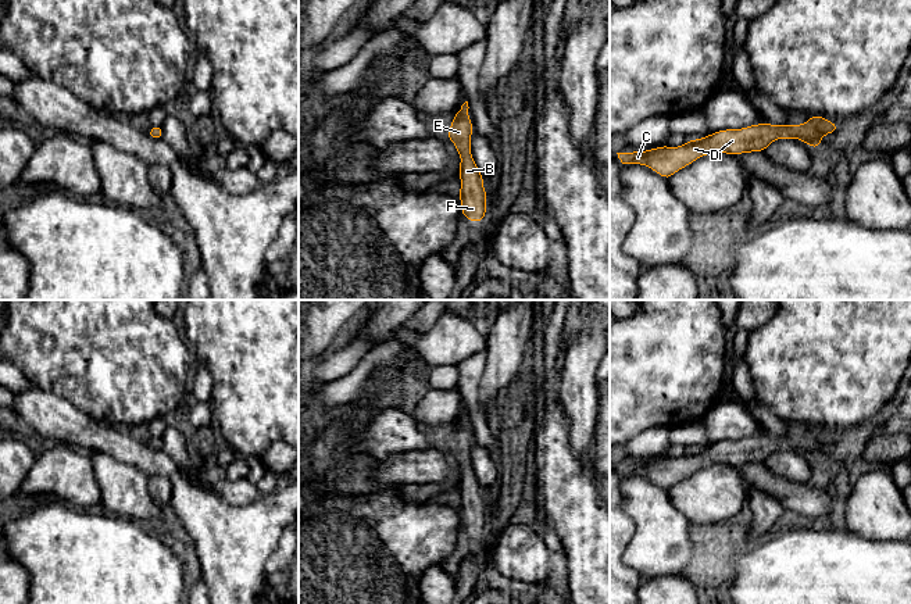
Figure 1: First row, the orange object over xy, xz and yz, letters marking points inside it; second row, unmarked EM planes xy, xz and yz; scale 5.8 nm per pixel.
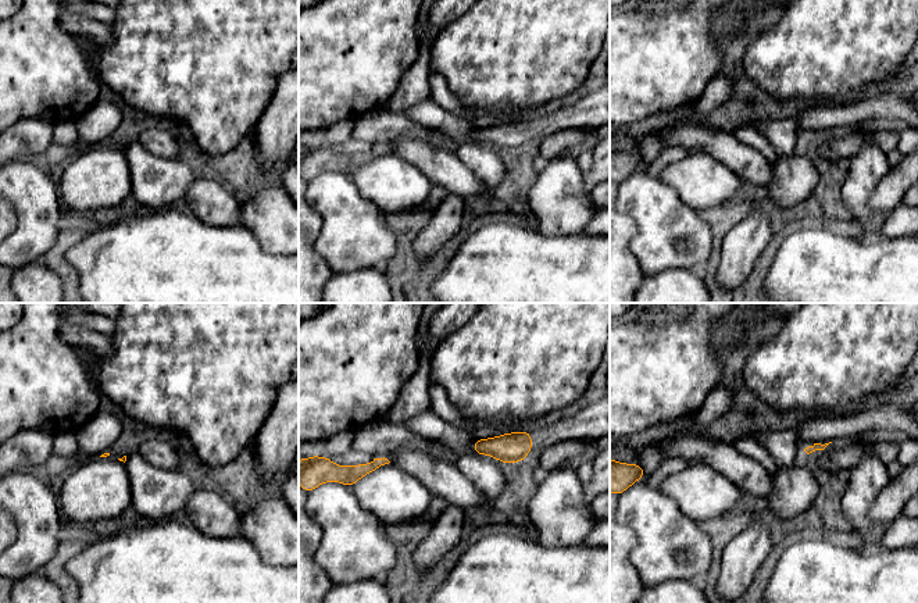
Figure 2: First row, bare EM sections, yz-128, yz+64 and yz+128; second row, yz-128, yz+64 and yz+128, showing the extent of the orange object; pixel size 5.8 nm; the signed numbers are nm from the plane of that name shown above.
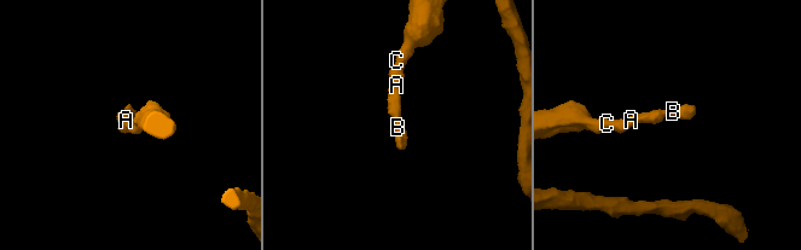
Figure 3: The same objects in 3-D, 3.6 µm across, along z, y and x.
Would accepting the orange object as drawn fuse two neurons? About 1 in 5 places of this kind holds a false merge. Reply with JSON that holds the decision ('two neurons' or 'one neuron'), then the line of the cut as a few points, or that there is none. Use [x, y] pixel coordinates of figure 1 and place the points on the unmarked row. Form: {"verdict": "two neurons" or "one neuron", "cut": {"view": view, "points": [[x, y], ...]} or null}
{"verdict": "one neuron", "cut": null}

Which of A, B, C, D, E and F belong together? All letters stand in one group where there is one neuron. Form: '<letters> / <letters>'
A B C D E F

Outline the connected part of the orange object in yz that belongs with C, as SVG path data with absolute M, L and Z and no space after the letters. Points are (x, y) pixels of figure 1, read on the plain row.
M821 426L810 428L805 435L757 435L742 440L724 440L705 448L689 451L682 457L661 457L646 462L617 464L621 476L640 475L651 479L662 489L669 490L679 480L690 476L697 469L721 462L725 465L743 465L765 462L776 450L799 450L818 460L821 450L839 440L839 436Z

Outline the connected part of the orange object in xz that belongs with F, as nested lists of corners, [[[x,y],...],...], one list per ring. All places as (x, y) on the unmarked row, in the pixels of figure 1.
[[[465,412],[460,422],[453,428],[446,450],[450,450],[454,454],[461,468],[458,480],[461,490],[461,525],[472,533],[480,533],[486,526],[487,504],[483,500],[483,487],[471,467],[471,446],[474,439],[472,432],[468,428],[468,419],[468,412]]]

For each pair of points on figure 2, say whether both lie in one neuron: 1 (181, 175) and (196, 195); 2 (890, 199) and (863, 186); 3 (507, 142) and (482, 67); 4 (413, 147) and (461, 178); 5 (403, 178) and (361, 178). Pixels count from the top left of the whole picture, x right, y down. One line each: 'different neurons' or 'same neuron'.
1: different neurons
2: different neurons
3: different neurons
4: same neuron
5: same neuron

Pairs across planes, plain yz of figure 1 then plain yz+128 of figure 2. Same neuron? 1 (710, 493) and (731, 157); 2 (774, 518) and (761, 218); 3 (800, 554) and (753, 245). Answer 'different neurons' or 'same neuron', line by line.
1: different neurons
2: same neuron
3: different neurons

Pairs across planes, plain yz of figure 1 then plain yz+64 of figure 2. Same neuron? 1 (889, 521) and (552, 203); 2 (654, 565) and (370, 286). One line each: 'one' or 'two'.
1: one
2: two

